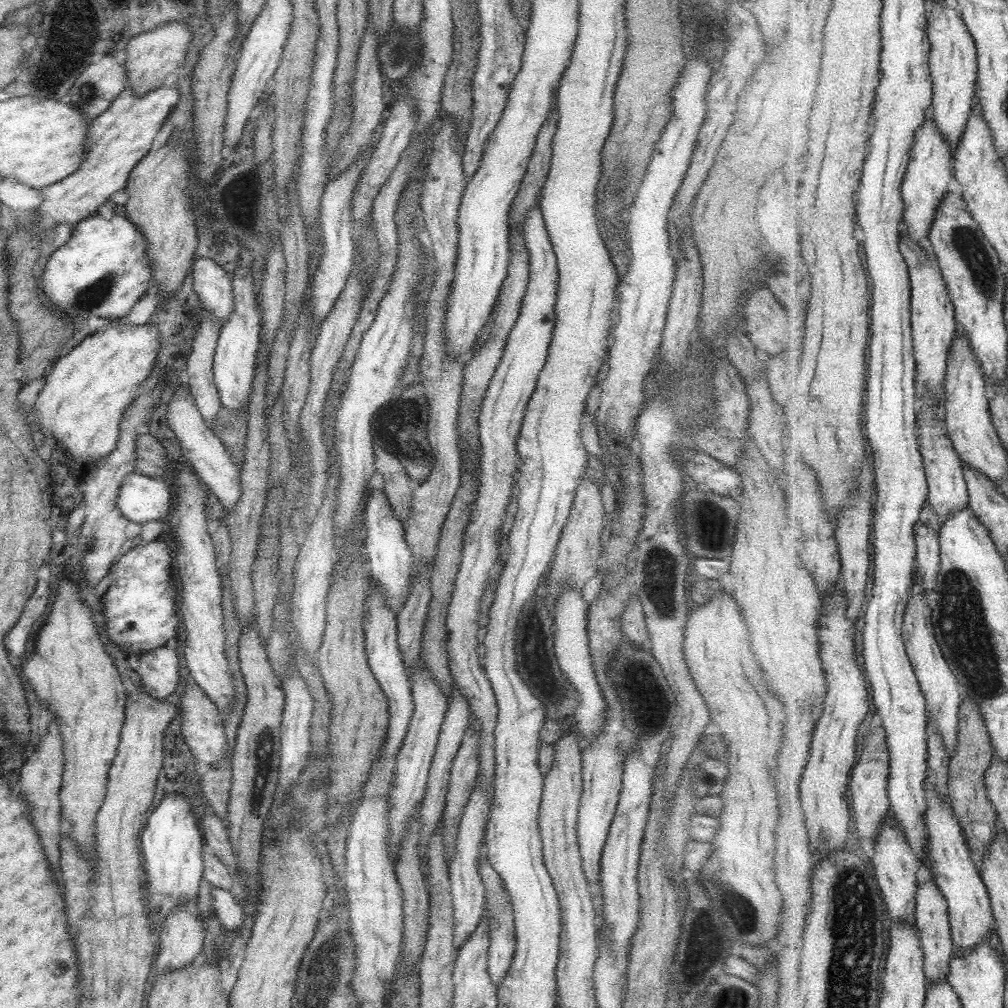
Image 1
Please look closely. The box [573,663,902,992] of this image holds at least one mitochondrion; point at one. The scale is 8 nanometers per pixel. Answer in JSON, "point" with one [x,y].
{"point":[698,959]}

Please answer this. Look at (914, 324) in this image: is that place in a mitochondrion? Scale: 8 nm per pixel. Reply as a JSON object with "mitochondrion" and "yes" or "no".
{"mitochondrion":"no"}

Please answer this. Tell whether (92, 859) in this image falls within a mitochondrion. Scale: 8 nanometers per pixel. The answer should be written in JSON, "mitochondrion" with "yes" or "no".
{"mitochondrion":"no"}

